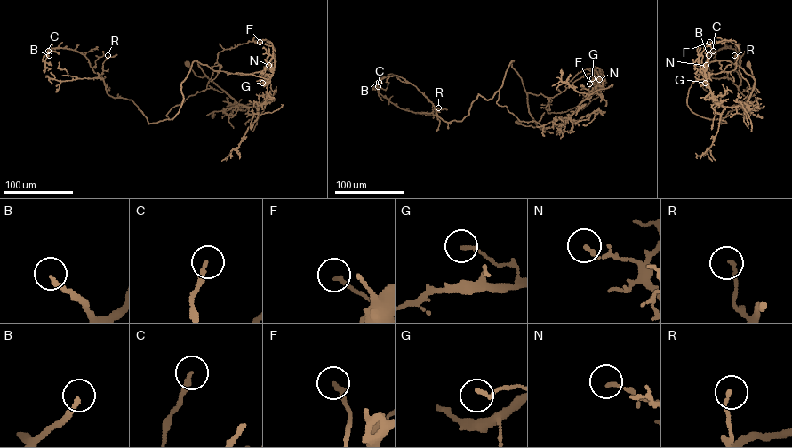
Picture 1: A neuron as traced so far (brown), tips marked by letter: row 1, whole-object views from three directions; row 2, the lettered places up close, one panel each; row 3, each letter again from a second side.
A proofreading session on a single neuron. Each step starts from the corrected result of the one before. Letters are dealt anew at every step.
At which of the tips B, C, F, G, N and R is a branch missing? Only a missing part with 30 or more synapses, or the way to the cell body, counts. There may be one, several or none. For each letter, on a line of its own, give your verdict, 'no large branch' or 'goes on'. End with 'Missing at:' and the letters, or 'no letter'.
B: goes on
C: goes on
F: no large branch
G: no large branch
N: no large branch
R: no large branch
Missing at: B, C

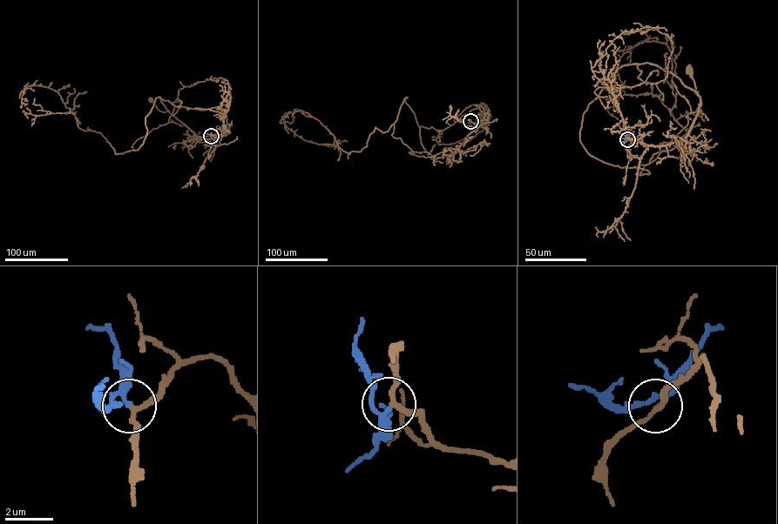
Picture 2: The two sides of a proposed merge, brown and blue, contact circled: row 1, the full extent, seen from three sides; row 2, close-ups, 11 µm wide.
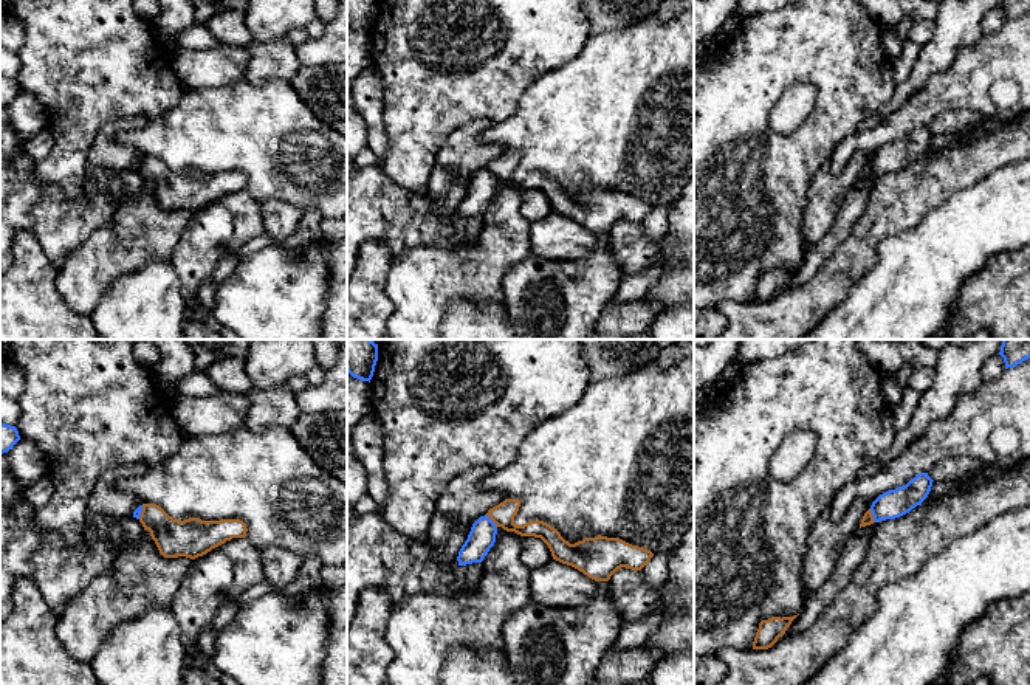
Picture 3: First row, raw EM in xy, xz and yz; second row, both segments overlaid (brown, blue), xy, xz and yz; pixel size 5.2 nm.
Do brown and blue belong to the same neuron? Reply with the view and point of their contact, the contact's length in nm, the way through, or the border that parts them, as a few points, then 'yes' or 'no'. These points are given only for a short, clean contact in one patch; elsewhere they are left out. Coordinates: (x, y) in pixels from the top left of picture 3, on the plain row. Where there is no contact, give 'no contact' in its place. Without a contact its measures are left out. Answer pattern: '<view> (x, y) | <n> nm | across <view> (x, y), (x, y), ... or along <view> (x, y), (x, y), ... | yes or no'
yz (871, 168) | 80 nm | along yz (869, 161), (875, 174) | no

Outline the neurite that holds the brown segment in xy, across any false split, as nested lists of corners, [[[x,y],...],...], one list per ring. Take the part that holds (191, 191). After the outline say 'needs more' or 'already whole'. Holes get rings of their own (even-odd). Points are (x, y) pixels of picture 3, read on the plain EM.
[[[142,157],[139,175],[150,184],[164,211],[186,209],[195,212],[212,201],[246,189],[246,177],[240,172],[201,174],[173,172],[156,157]]]; already whole

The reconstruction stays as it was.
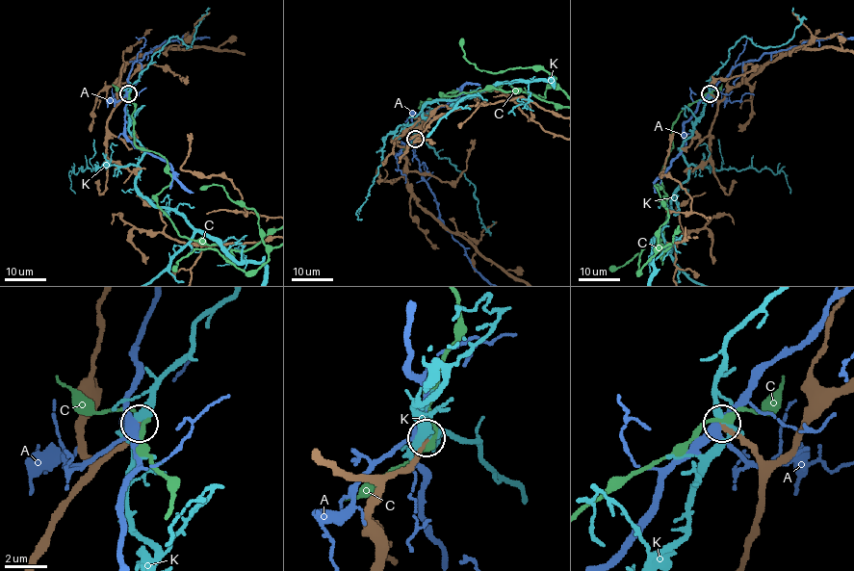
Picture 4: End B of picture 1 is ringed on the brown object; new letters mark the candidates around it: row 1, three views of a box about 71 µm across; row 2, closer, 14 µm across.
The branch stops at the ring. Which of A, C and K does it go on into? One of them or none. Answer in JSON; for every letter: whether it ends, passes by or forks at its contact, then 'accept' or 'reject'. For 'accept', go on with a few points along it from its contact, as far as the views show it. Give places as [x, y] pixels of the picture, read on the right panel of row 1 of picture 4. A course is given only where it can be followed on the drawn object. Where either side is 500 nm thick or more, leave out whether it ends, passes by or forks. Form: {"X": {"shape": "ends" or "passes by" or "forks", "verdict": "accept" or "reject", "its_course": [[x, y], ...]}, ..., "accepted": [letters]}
{"A": {"shape": "forks", "verdict": "reject"}, "C": {"shape": "passes by", "verdict": "reject"}, "K": {"shape": "passes by", "verdict": "reject"}, "accepted": []}

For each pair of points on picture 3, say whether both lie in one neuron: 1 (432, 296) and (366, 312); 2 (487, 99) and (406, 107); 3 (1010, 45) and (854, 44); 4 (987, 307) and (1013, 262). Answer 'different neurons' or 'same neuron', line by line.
1: different neurons
2: same neuron
3: different neurons
4: same neuron

